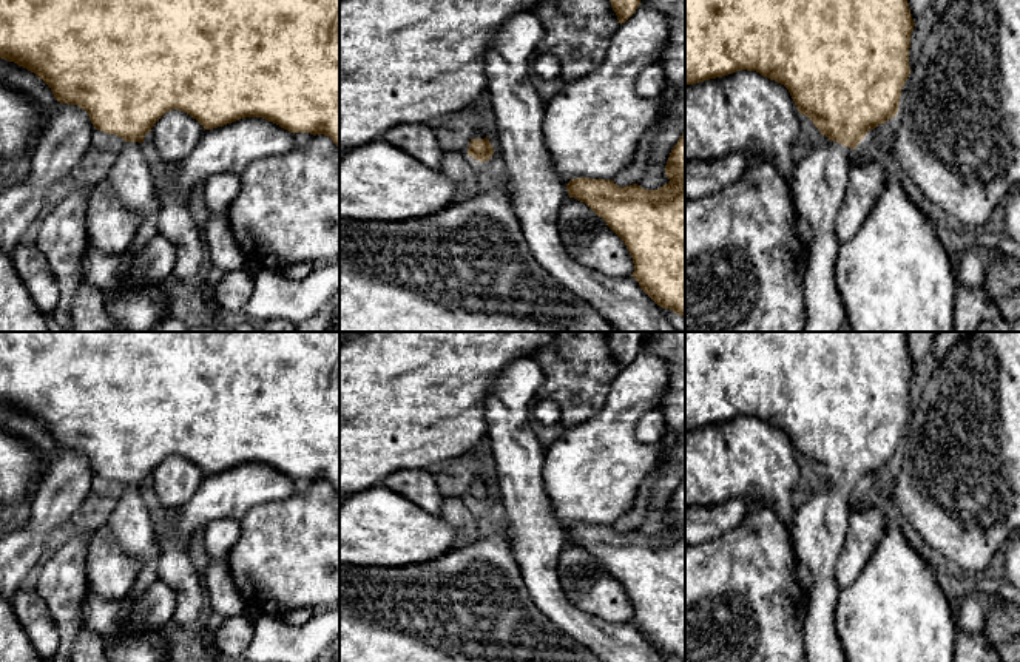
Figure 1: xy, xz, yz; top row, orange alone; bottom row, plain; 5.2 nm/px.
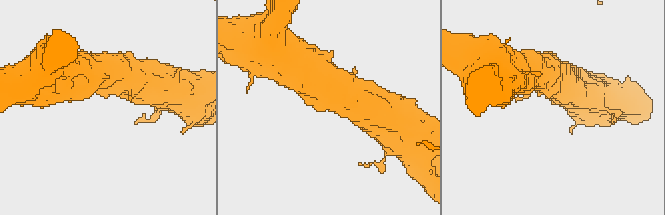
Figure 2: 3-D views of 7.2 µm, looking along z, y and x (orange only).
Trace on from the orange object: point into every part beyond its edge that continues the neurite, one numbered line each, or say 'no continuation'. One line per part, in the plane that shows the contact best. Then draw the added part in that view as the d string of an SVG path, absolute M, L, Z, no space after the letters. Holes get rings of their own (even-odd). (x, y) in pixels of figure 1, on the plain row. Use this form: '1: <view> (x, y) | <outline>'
1: yz (820, 525) | M827 486L795 509L792 537L796 559L807 565L813 576L804 620L806 662L847 662L835 627L839 593L835 565L852 508L852 494Z

